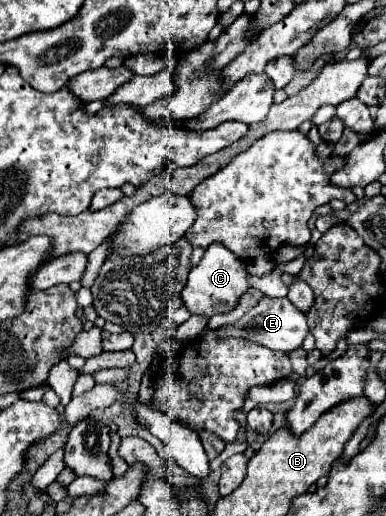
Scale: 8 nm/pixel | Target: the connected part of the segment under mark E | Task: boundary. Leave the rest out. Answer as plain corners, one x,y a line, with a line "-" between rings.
262,297
256,307
246,311
238,321
234,321
230,325
222,325
220,329
216,329
216,333
222,339
226,339
226,337
246,337
246,339
250,339
258,345
264,345
272,351
290,353
290,351
302,347
302,341
308,335
308,325
306,325
306,315
302,311
298,311
286,297
284,299

